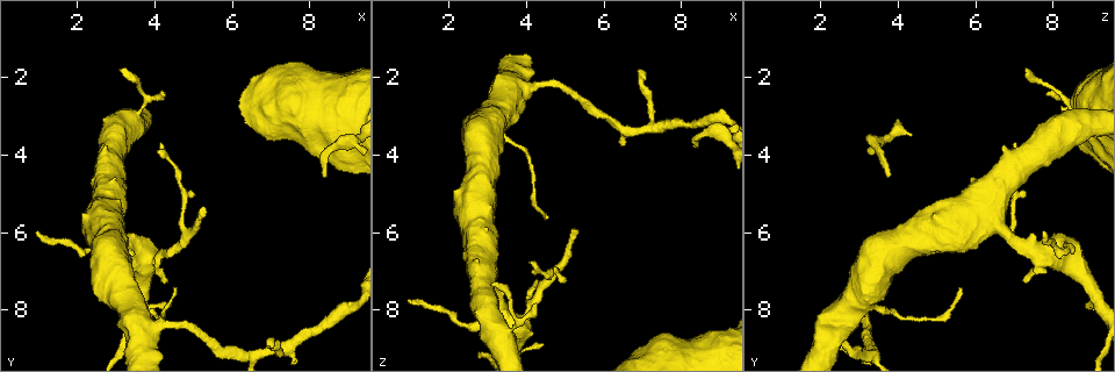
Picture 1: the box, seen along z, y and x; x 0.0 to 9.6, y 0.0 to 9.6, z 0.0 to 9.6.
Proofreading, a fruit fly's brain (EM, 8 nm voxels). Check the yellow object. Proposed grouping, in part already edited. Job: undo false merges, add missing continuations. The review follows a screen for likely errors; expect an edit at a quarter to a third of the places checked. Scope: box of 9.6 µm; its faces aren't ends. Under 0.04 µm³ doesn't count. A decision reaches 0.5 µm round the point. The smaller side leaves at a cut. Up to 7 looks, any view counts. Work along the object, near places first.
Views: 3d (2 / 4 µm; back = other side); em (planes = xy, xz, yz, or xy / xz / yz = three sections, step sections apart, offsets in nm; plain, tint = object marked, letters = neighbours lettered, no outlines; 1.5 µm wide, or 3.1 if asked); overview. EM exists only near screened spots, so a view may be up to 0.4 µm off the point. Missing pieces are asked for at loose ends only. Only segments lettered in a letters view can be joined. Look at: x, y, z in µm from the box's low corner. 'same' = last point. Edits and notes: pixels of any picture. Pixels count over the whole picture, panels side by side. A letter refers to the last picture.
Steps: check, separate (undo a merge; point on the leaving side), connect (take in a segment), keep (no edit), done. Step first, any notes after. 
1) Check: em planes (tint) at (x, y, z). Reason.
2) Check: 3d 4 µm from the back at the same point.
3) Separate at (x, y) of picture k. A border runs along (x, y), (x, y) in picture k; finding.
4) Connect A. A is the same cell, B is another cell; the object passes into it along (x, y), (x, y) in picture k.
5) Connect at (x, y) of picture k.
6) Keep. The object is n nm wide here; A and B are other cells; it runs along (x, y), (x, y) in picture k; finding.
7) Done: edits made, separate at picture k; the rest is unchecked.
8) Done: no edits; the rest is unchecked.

Check: em planes (tint) at (6.85, 8.85, 1.75). An open end.

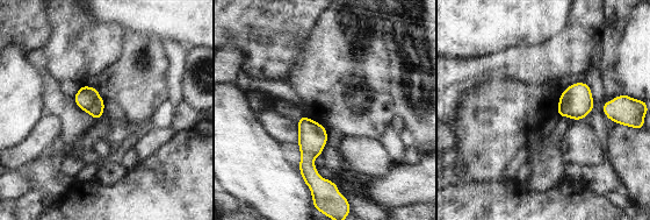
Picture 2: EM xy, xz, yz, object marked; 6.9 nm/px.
Check: em planes (letters) at the same point. See the neighbours.

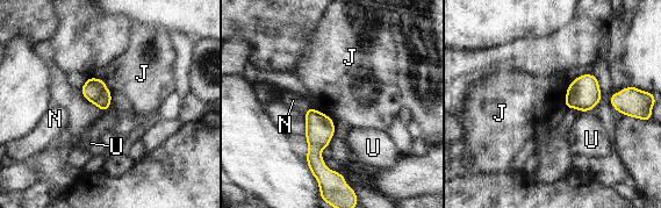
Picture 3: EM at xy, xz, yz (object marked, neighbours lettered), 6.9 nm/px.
Keep. The object is 110 nm wide here; J, N and U are other cells; a border runs along (310, 107), (306, 110) in picture 3; no lettered segment goes on from it.

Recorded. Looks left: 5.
Check: 3d 4 µm at (5.25, 5.30, 5.90). Free end.

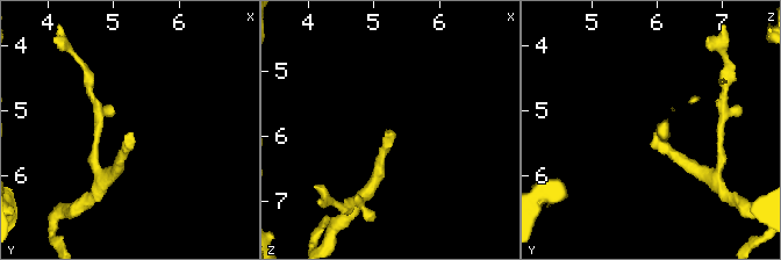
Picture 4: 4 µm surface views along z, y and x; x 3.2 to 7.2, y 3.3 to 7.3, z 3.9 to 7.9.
Check: em planes (letters) at (5.25, 5.35, 5.95).

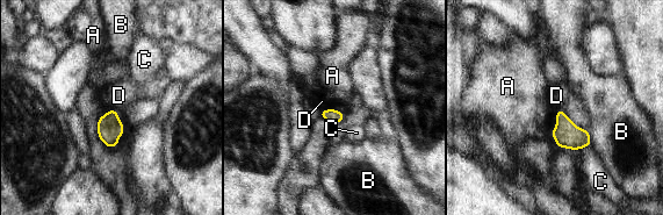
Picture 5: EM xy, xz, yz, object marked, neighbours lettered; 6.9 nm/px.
Keep. The object is 100 nm wide here; A, B, C and D are other cells; a border runs along (109, 108), (123, 127), (117, 145) in picture 5; none of them fits.

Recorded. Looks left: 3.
Check: 3d 4 µm at (0.95, 5.95, 7.75). End of a long branch.

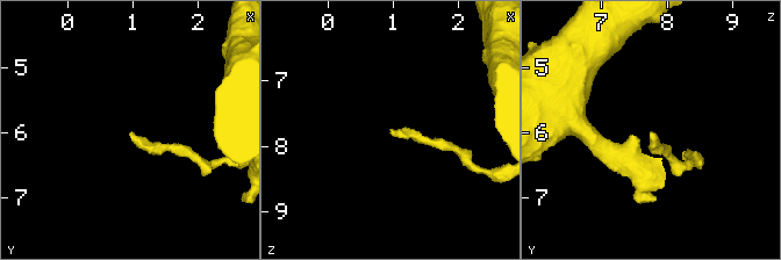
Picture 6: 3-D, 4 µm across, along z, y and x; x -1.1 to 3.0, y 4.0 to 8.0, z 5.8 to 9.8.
Check: em planes (letters) at (0.90, 6.00, 7.80). Need the tissue.

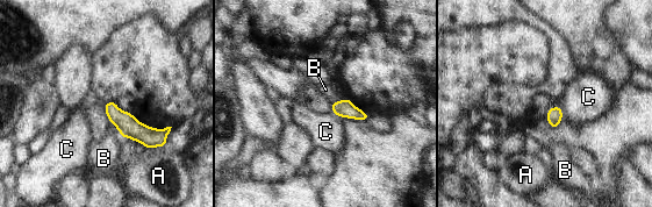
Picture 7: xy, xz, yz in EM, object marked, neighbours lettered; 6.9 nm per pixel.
Keep. A, B and C are other cells; it runs along (107, 106), (155, 143) in picture 7; no lettered segment goes on from it.

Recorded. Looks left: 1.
Done: no edits; the rest is unchecked.

